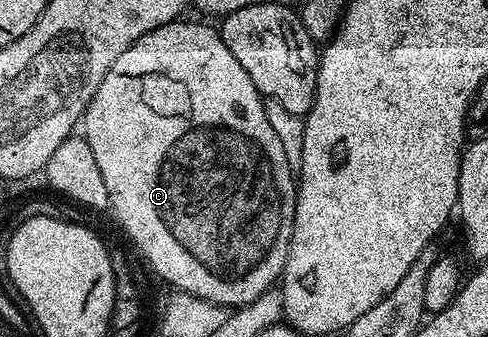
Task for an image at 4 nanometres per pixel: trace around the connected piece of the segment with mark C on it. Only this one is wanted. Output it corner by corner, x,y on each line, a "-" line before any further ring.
177,19
166,23
146,35
142,35
126,51
122,51
122,55
118,58
118,63
114,63
114,67
110,67
110,71
106,71
106,79
102,79
98,91
94,91
94,95
86,107
82,118
82,136
84,140
90,143
90,151
94,151
94,160
98,163
98,171
102,171
102,183
106,183
110,213
116,216
117,223
128,232
129,239
140,248
140,253
148,260
149,267
152,268
166,284
172,285
168,287
182,293
189,293
195,297
201,297
215,305
226,305
229,307
235,307
235,305
252,305
275,283
275,281
277,284
277,282
283,278
284,264
288,258
288,248
290,247
292,228
294,227
298,181
294,176
294,170
290,167
290,163
286,159
286,151
282,151
282,143
278,140
278,135
270,128
270,119
266,119
266,107
264,106
265,98
261,97
258,87
254,87
254,82
250,80
250,75
246,75
246,70
242,68
242,63
238,63
238,59
234,59
234,54
230,51
230,47
226,47
226,43
220,38
219,32
217,32
213,26
211,29
208,25
199,25
196,21
184,20
185,19

